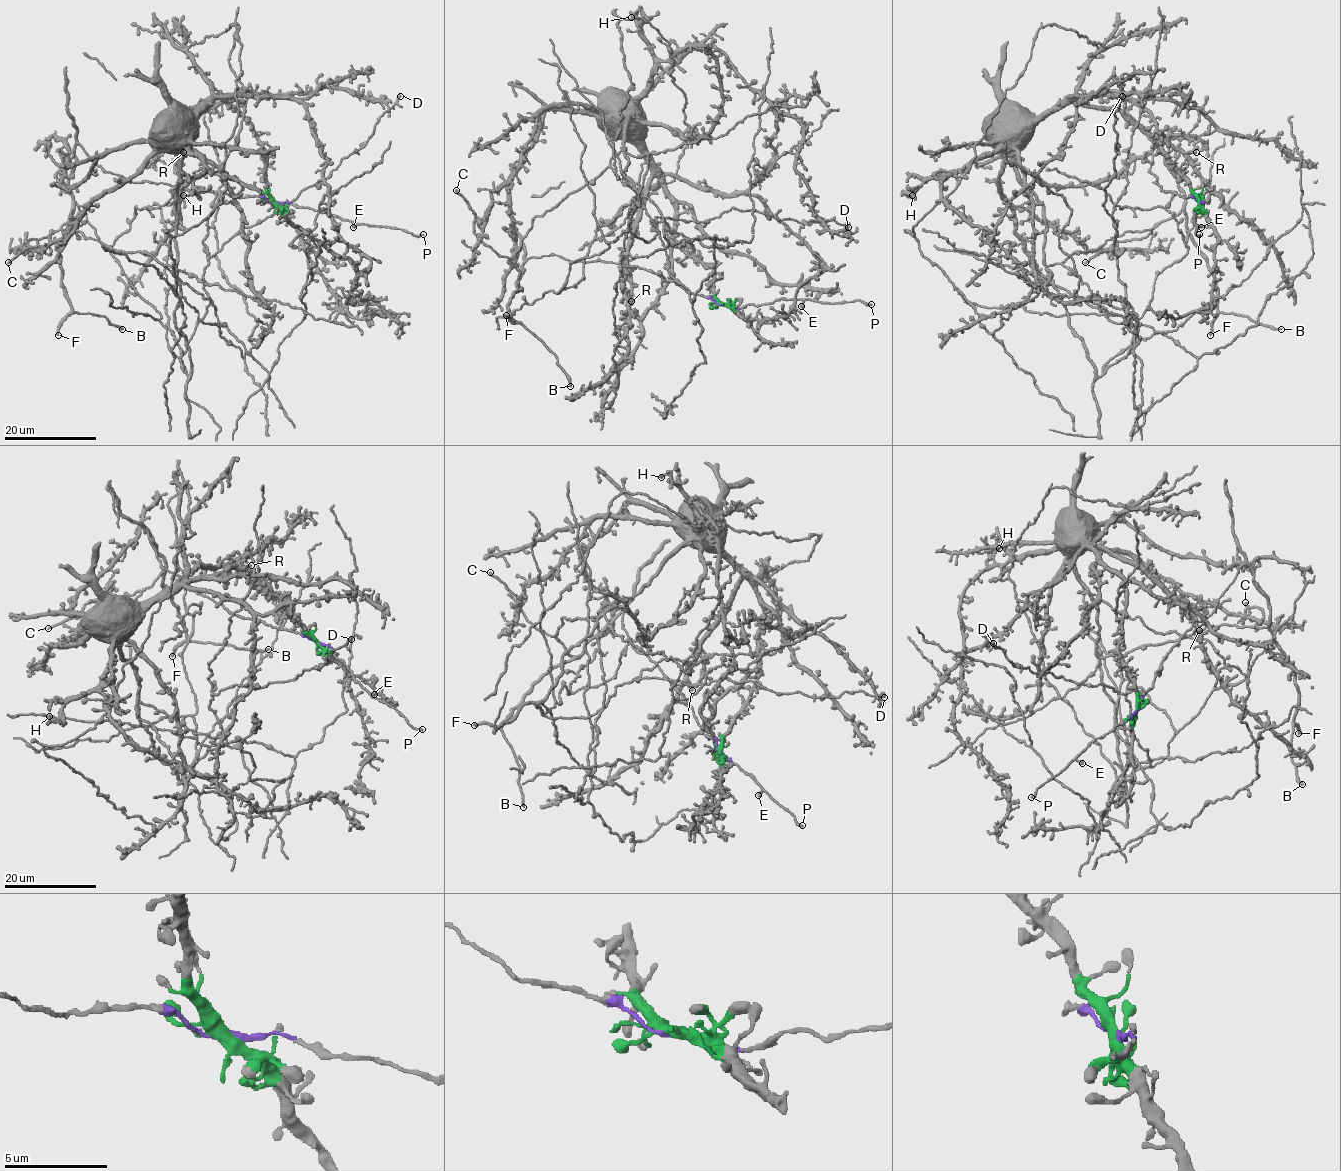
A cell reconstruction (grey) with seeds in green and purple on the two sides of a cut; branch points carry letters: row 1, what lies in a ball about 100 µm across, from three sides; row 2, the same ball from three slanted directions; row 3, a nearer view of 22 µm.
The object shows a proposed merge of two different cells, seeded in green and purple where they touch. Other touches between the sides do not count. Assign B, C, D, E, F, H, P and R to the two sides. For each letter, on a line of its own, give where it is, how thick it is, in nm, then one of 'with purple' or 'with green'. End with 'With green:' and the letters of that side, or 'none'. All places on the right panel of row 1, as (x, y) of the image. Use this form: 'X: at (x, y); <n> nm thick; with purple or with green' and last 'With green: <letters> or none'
B: at (1281, 329); 240 nm thick; with purple
C: at (1085, 262); 240 nm thick; with purple
D: at (1122, 96); 240 nm thick; with green
E: at (1201, 227); 400 nm thick; with purple
F: at (1210, 335); 300 nm thick; with purple
H: at (912, 195); 320 nm thick; with green
P: at (1199, 234); 240 nm thick; with purple
R: at (1196, 152); 380 nm thick; with green
With green: D, H, R

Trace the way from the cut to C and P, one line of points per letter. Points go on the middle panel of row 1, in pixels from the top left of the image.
C: (722, 304), (637, 266), (558, 255), (529, 257), (521, 289), (518, 269), (474, 232), (475, 215), (455, 189)
P: (722, 304), (744, 308), (747, 304), (772, 303), (779, 299), (829, 303), (860, 300), (871, 304)

